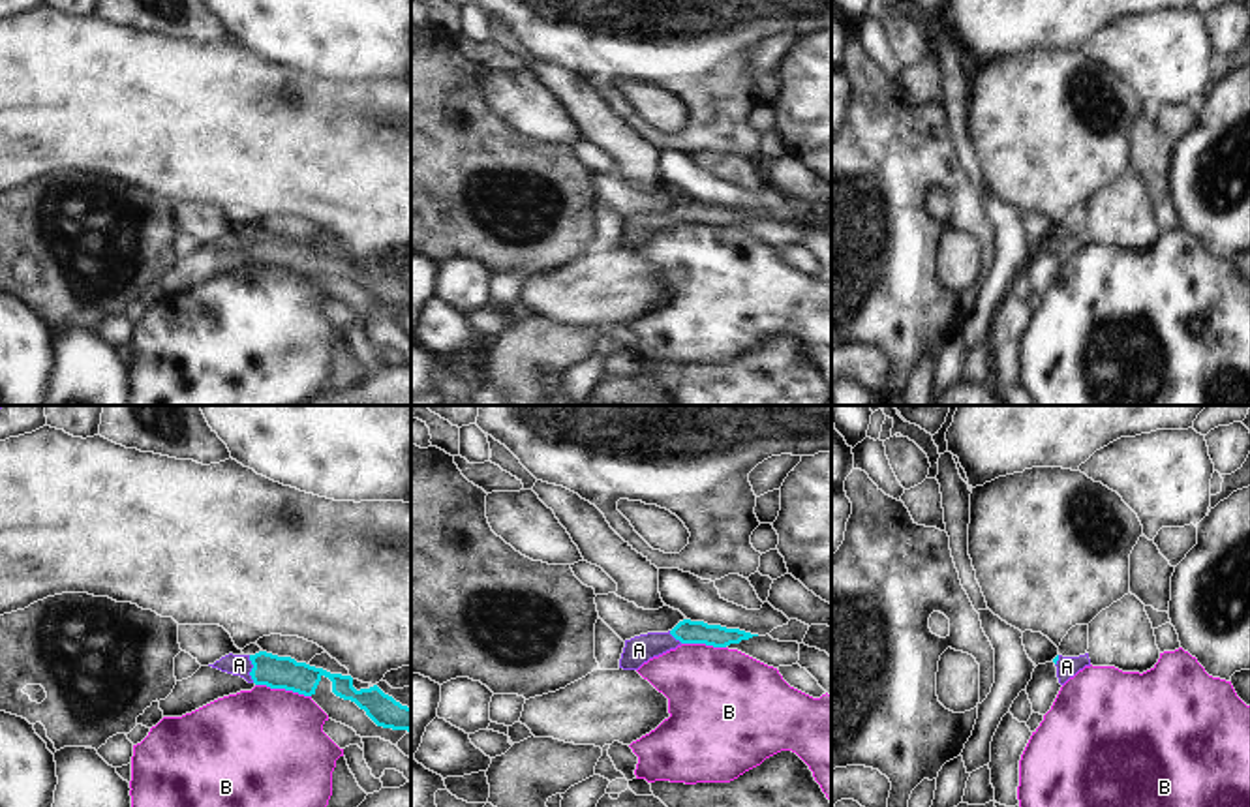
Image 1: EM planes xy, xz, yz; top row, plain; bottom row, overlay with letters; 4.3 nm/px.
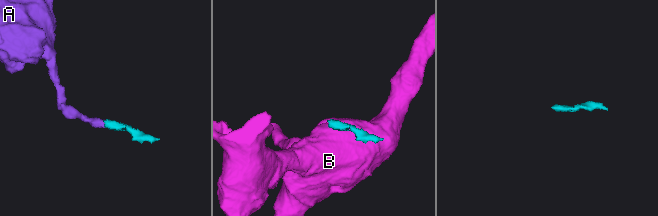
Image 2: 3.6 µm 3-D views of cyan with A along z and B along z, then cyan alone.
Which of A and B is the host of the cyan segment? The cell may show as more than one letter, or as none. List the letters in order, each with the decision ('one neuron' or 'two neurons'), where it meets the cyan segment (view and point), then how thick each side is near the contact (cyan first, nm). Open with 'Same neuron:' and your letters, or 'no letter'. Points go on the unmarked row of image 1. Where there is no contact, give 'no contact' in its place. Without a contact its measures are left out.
Same neuron: A
A: one neuron | xy (252, 248) | 140/100 nm
B: two neurons | xy (284, 267) | 140/480 nm

